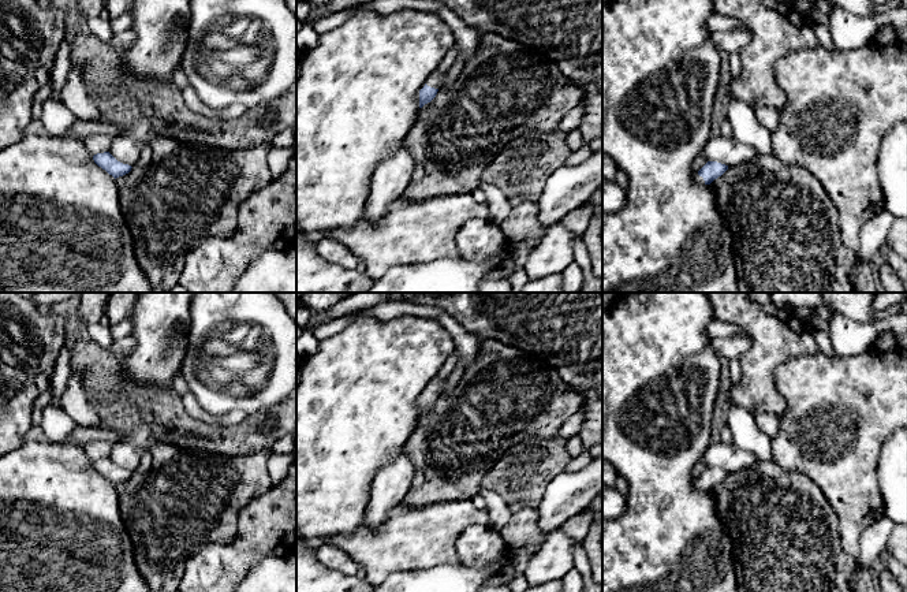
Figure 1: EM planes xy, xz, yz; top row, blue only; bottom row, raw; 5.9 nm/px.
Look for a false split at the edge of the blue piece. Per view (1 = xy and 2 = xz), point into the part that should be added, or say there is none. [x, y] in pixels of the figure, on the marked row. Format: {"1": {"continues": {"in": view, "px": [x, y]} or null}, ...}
{"1": {"continues": null}, "2": {"continues": {"in": "xz", "px": [436, 79]}}}

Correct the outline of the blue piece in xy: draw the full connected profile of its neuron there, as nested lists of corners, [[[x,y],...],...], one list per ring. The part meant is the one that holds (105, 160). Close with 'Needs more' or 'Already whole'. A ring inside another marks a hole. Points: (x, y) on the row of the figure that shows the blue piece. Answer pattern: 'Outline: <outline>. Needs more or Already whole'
Outline: [[[109,152],[97,153],[93,156],[94,163],[105,170],[115,179],[131,171],[131,165],[117,161]]]. Already whole

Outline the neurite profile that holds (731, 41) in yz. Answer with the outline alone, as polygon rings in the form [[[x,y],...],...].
[[[746,29],[716,31],[712,36],[713,45],[725,53],[736,53],[740,48],[746,46],[750,41],[750,31]]]

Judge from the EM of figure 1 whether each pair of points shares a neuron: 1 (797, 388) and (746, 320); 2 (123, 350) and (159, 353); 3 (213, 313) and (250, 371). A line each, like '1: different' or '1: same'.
1: different
2: different
3: same

